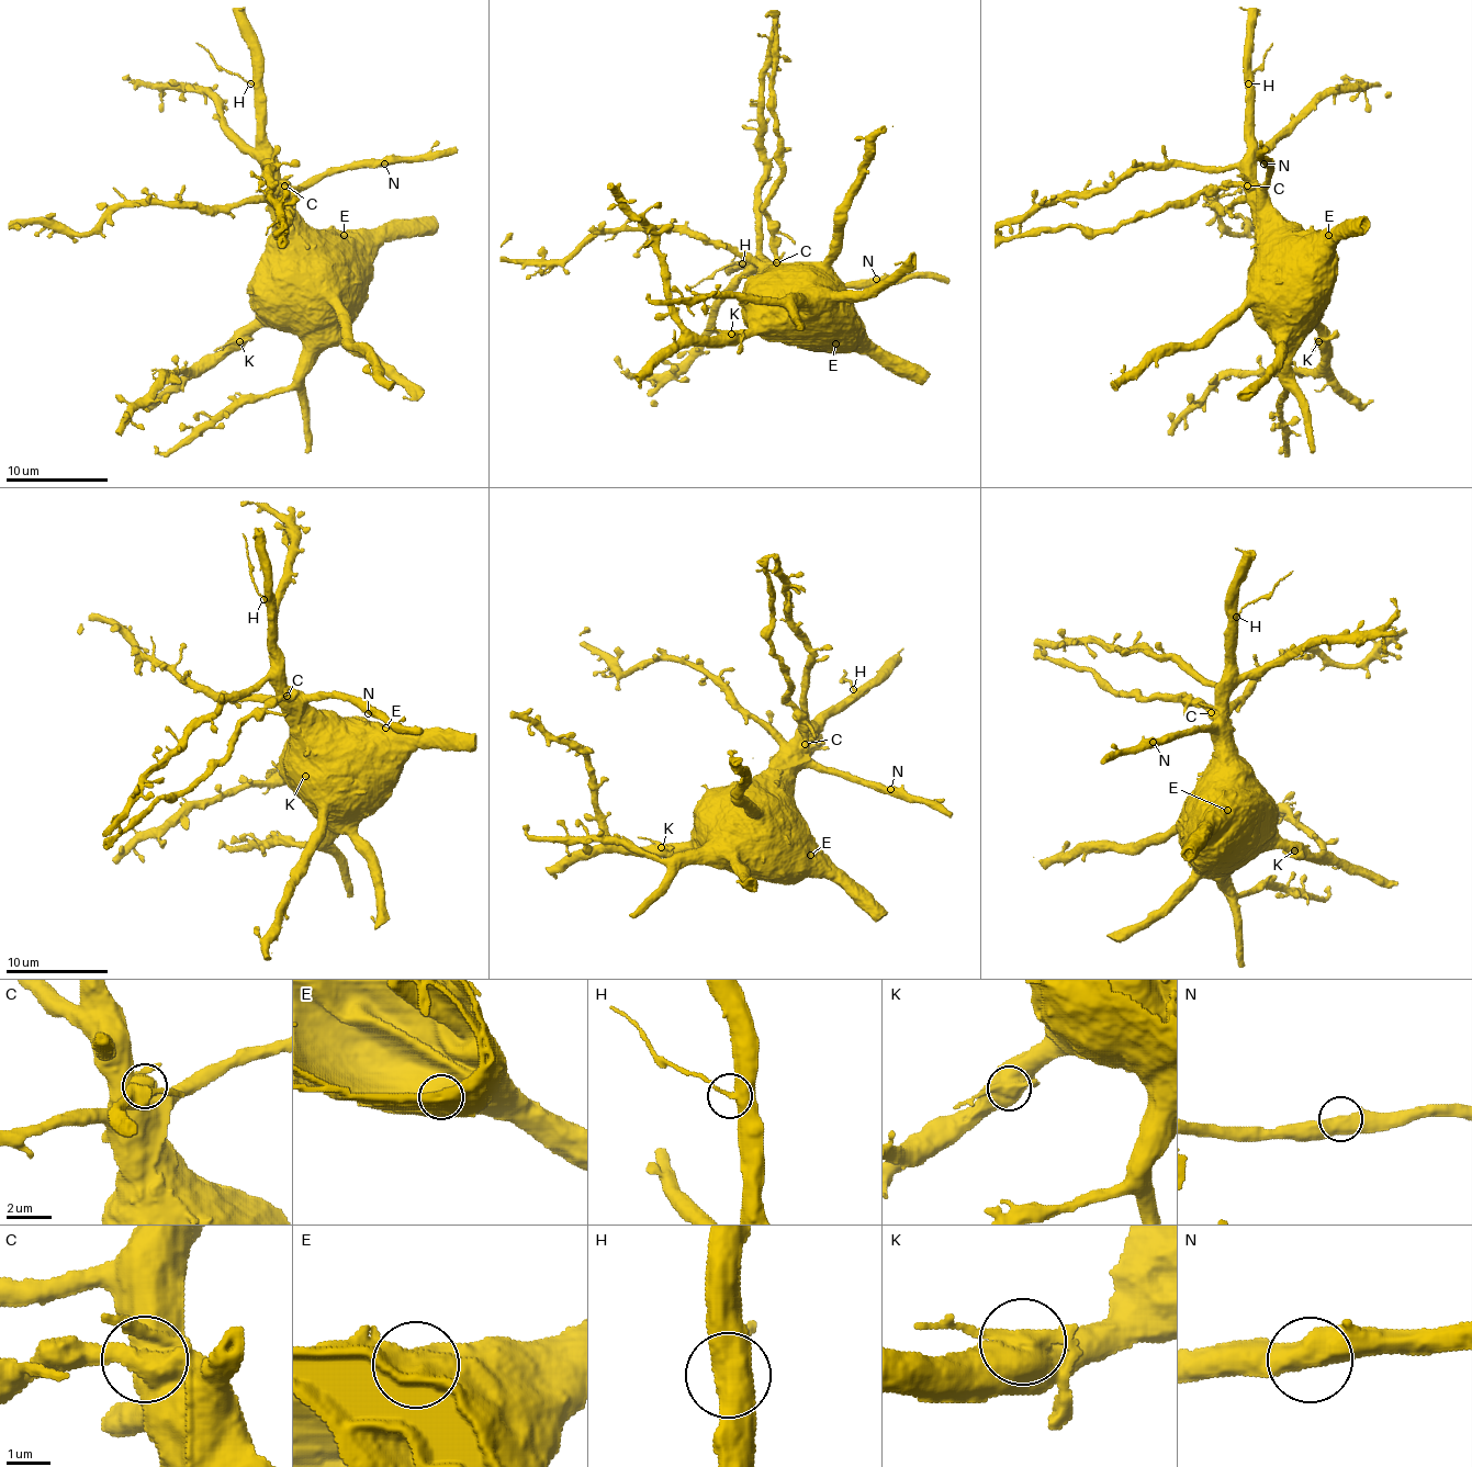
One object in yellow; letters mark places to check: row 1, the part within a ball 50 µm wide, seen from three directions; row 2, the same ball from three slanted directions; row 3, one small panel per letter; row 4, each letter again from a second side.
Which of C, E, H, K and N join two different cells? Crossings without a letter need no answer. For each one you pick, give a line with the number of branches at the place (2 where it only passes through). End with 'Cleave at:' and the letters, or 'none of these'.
C: 3 branches meet
H: 2 branches meet
K: 3 branches meet
Cleave at: C, H, K

